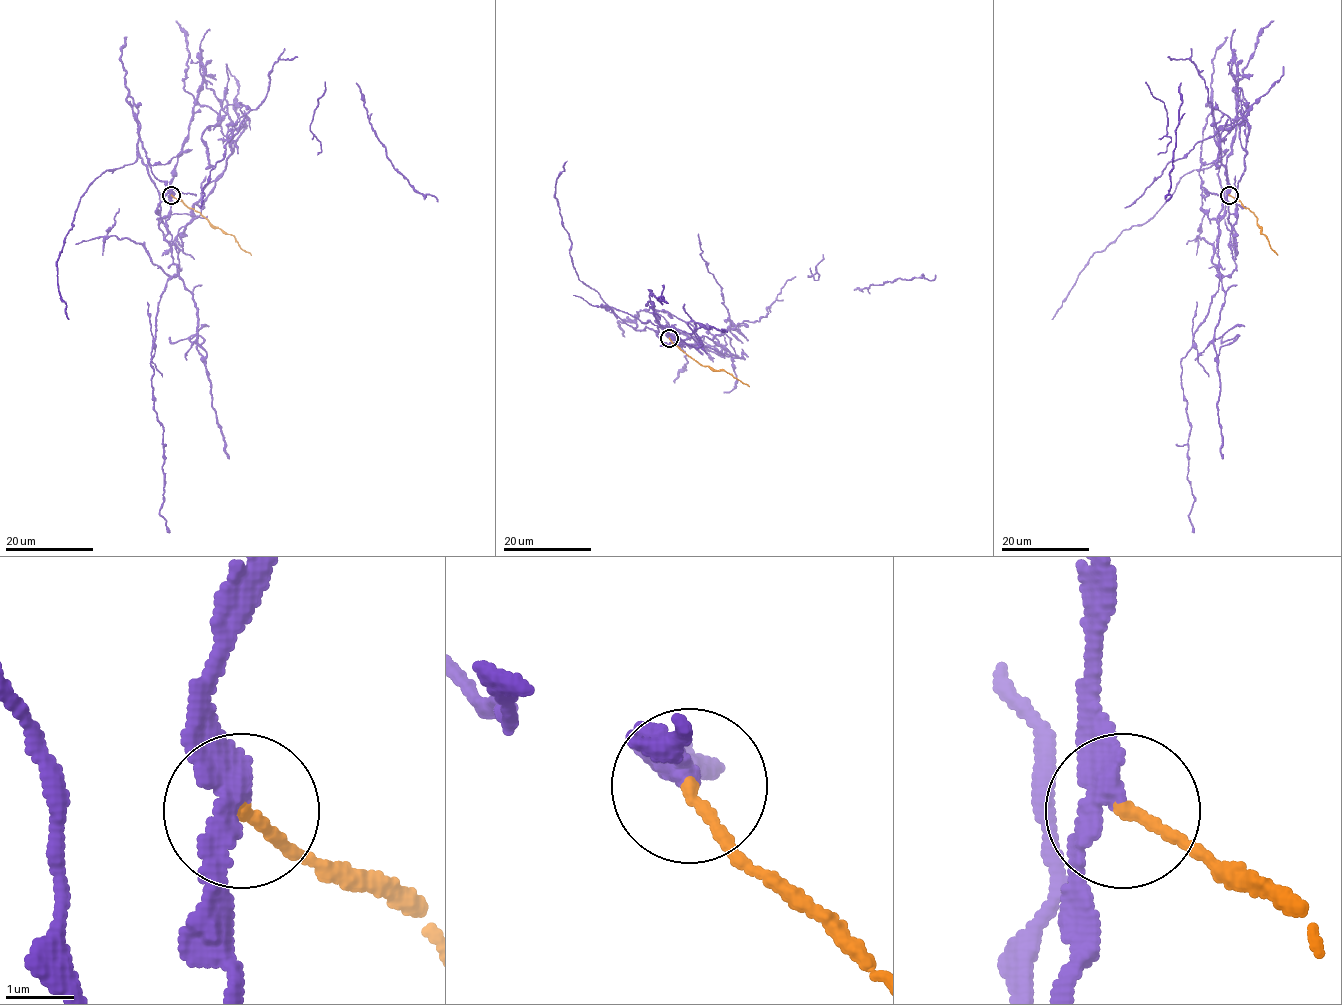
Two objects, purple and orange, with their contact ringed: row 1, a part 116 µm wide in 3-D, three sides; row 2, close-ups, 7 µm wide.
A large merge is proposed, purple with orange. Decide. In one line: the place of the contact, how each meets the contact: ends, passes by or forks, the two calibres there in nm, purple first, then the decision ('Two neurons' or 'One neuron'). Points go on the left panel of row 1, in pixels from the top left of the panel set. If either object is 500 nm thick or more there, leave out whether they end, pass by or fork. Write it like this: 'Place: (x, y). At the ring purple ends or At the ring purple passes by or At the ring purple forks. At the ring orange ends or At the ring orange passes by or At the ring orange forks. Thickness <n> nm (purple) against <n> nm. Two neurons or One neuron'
Place: (171, 195). At the ring purple passes by. At the ring orange ends. Thickness 280 nm (purple) against 170 nm. Two neurons

